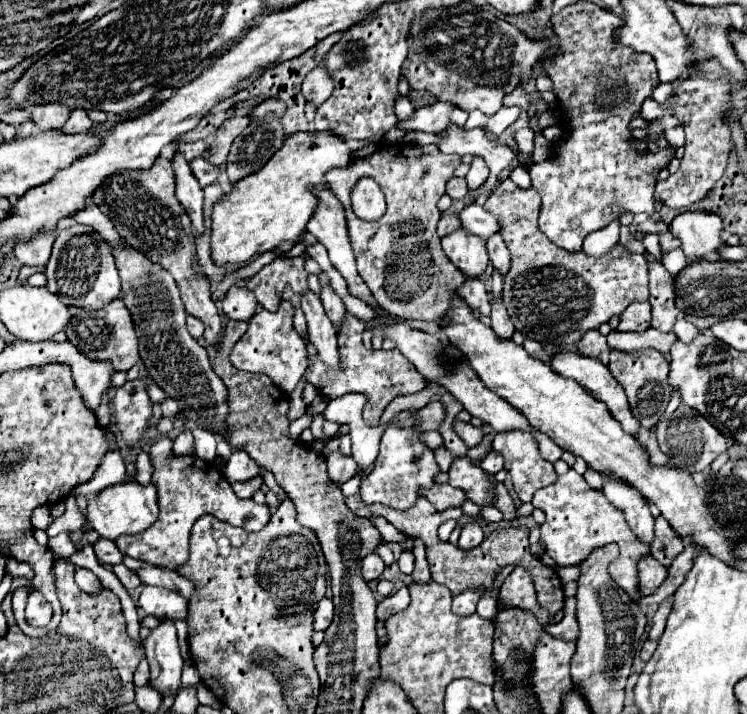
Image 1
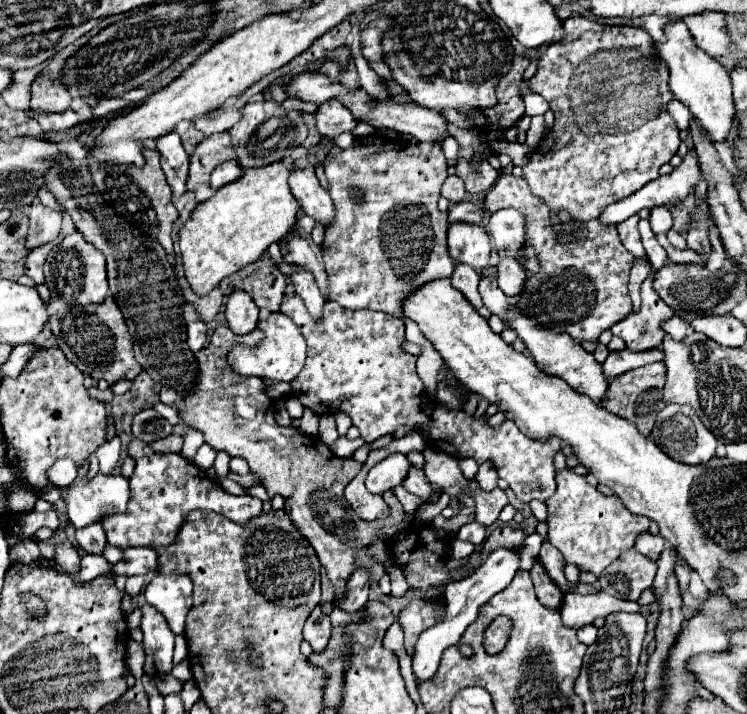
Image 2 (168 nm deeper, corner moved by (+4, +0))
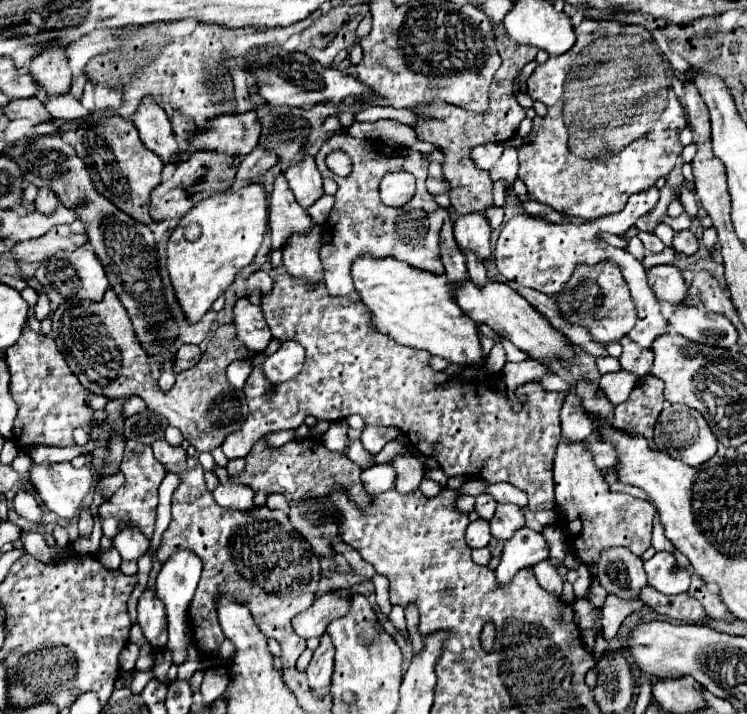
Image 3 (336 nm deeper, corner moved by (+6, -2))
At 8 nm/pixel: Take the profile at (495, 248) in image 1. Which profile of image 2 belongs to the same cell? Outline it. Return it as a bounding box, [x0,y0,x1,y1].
[497,258,527,298]

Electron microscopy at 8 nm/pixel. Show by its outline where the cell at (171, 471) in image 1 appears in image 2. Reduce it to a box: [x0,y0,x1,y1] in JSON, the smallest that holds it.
[101,440,263,550]

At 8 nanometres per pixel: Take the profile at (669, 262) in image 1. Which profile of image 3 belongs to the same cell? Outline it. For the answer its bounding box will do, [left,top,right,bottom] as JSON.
[639,232,665,252]

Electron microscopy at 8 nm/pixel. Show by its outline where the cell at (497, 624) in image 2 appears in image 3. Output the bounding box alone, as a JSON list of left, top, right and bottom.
[481,622,495,650]

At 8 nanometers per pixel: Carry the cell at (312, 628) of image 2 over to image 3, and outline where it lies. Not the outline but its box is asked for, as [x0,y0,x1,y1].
[307,634,335,696]

